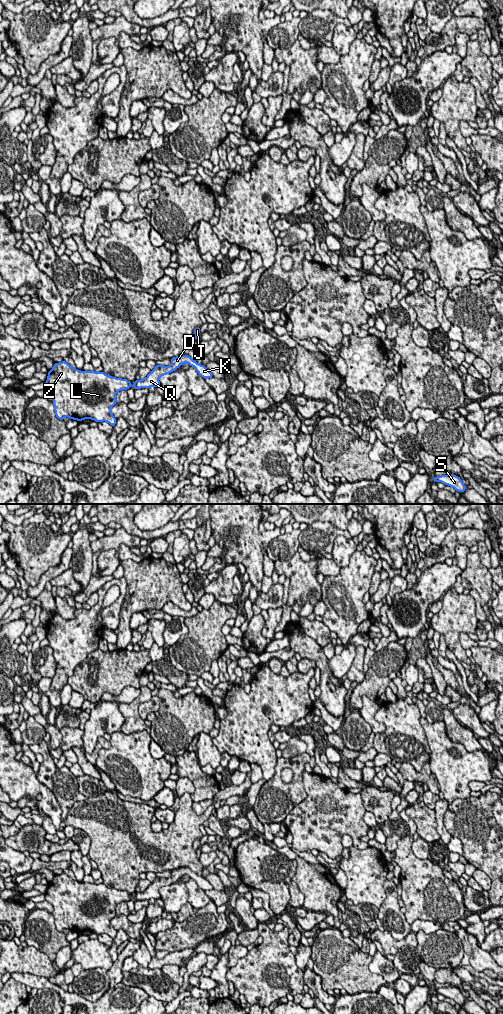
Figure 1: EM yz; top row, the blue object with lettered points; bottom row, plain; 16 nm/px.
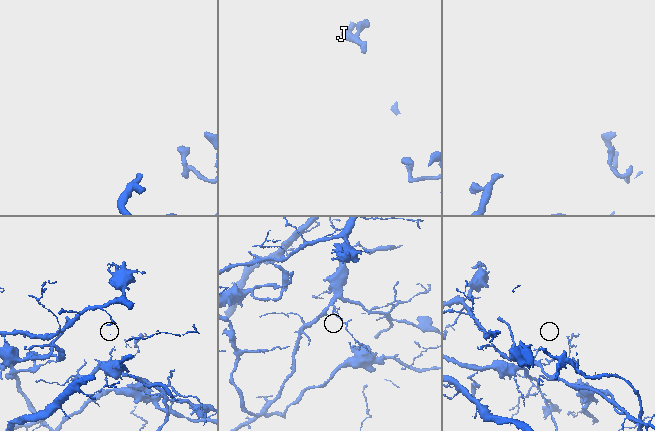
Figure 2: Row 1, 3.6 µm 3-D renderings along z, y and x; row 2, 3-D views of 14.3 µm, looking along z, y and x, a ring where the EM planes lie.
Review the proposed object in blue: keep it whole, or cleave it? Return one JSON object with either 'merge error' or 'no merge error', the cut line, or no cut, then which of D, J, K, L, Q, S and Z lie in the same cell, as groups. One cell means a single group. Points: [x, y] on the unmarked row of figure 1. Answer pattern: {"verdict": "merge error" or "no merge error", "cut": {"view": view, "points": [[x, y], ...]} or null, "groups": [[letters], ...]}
{"verdict": "no merge error", "cut": null, "groups": [["D", "J", "K", "L", "Q", "S", "Z"]]}

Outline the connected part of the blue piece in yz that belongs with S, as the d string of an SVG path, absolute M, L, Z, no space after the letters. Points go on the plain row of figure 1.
M454 986L433 989L432 992L434 992L435 994L438 993L444 995L445 997L451 998L460 1005L464 1004L465 1001L467 1000L461 993L460 989Z

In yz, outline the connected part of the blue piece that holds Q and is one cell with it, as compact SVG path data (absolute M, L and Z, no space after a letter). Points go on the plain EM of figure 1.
M188 867L172 869L171 874L172 876L170 878L156 876L155 880L148 886L146 890L135 892L133 897L134 901L150 900L151 898L155 900L160 899L159 890L165 886L169 886L172 883L177 882L177 880L184 875L188 875L190 878L193 878L198 886L204 891L213 889L213 886L204 877L198 876Z

